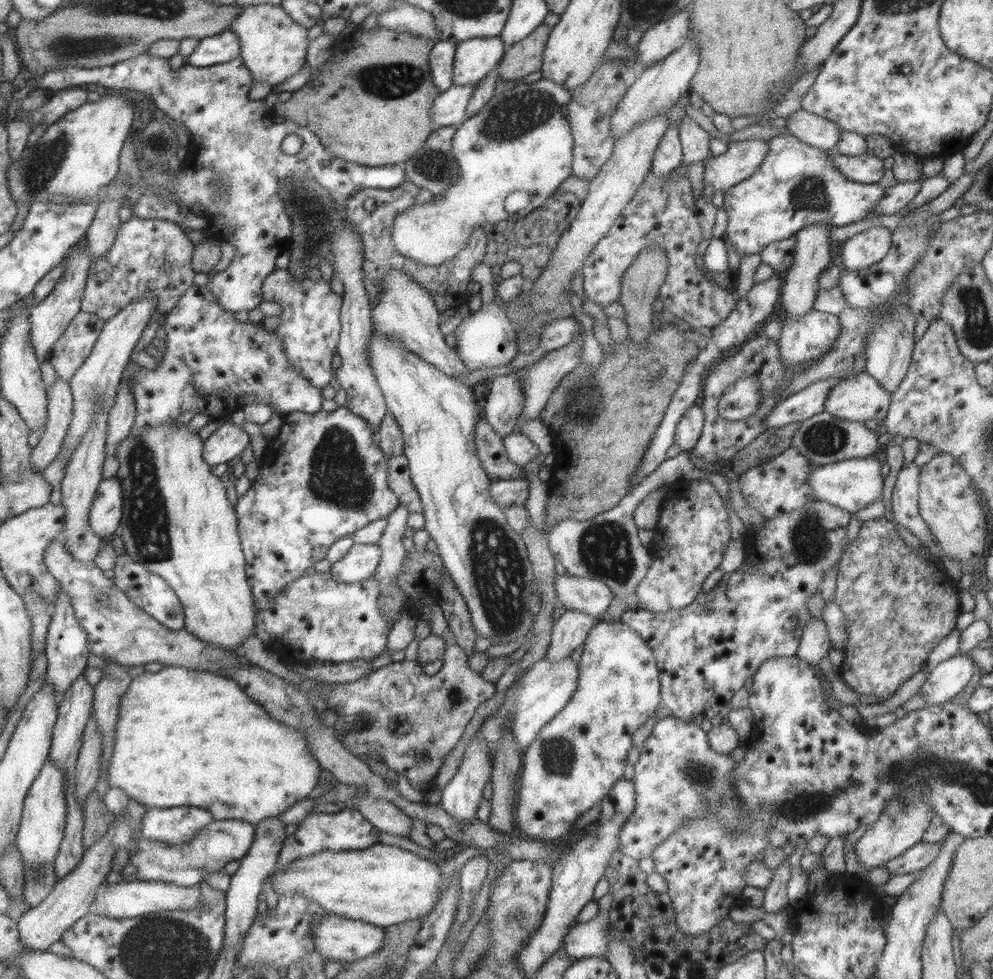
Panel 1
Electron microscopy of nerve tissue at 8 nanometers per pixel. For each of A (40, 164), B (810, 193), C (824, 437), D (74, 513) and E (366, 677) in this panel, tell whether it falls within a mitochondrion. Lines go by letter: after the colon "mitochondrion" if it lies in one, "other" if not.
A: mitochondrion
B: mitochondrion
C: mitochondrion
D: other
E: other

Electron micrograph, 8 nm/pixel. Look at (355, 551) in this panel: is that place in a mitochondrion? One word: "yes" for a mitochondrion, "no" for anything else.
no

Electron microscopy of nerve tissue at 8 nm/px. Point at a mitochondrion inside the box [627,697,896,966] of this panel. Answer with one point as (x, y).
(797, 808)

